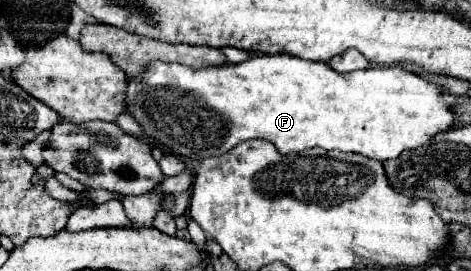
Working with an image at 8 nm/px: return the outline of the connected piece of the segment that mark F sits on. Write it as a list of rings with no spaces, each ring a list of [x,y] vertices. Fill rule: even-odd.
[[[257,54],[241,64],[203,70],[155,60],[143,74],[129,80],[127,112],[141,124],[147,136],[169,146],[173,154],[191,158],[193,162],[201,162],[207,156],[221,156],[251,138],[273,142],[281,154],[323,148],[357,152],[385,162],[397,158],[403,150],[429,146],[437,134],[453,128],[453,106],[443,96],[445,92],[439,84],[401,66],[339,74],[327,62],[311,62],[289,54]]]

